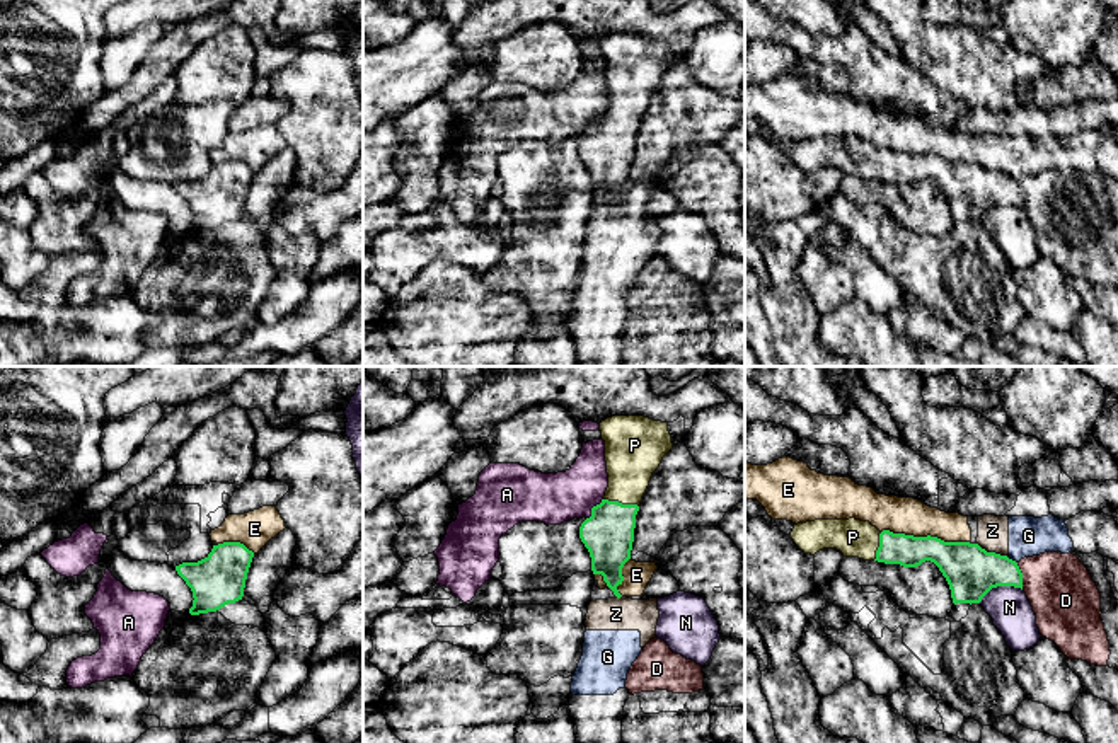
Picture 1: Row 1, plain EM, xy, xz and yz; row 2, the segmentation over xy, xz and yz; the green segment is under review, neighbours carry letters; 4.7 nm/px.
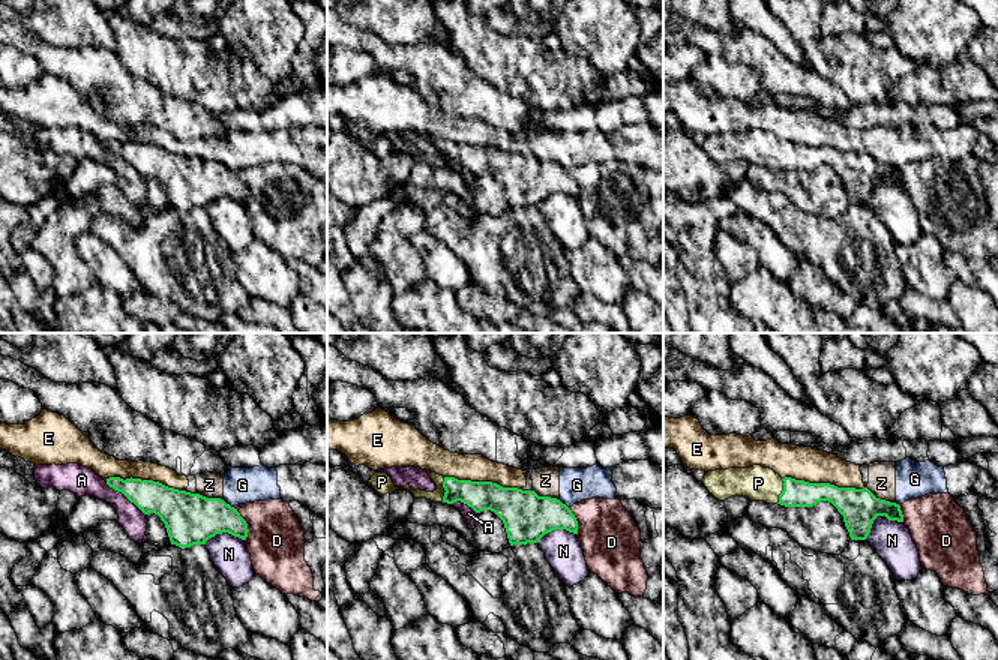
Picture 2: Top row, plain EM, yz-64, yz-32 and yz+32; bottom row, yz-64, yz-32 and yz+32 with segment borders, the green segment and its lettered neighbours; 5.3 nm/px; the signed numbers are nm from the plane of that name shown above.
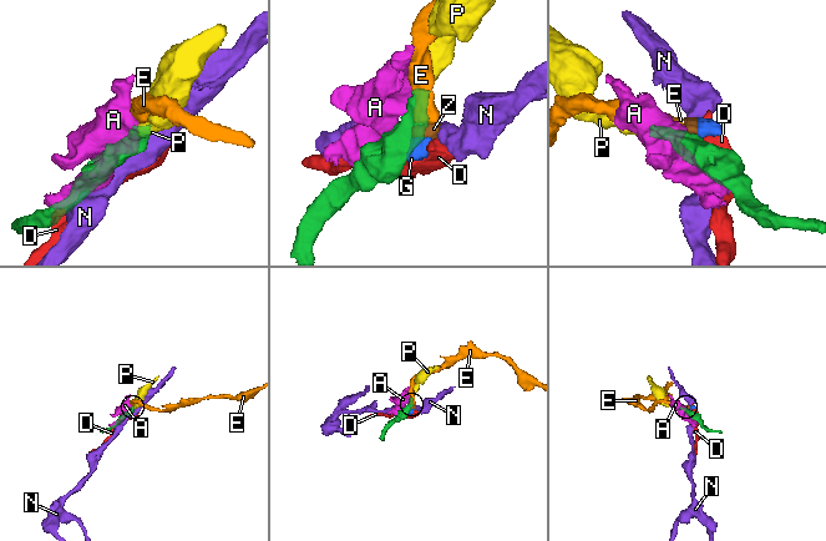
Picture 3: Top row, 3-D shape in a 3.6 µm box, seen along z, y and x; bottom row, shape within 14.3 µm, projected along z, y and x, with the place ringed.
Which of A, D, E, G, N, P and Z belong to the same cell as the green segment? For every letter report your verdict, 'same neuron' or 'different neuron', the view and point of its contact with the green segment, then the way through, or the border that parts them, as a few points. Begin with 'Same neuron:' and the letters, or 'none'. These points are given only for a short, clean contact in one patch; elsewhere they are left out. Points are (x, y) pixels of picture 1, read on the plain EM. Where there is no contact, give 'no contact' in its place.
Same neuron: P
A: different neuron; meets green in xz at (592, 126)
D: different neuron; meets green in yz at (1021, 195)
E: different neuron; meets green in yz at (927, 154); border along yz (881, 149), (968, 161)
G: different neuron; meets green in yz at (1011, 178); border along yz (1006, 174), (1016, 181)
N: different neuron; meets green in yz at (999, 203)
P: same neuron; meets green in xz at (621, 121); runs through xz (609, 150), (621, 121), (633, 70)
Z: different neuron; meets green in yz at (992, 171); border along yz (977, 161), (987, 169), (1006, 174)

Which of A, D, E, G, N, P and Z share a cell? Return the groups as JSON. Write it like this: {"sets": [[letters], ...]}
{"sets": [["A"], ["D"], ["E", "G", "Z"], ["N"], ["P"]]}

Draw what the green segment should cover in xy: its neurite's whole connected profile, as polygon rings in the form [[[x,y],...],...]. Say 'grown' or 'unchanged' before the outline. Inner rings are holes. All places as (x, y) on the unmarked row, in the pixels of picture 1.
unchanged; [[[240,160],[213,164],[198,181],[176,184],[177,193],[193,210],[191,233],[216,230],[242,218],[254,170]]]

